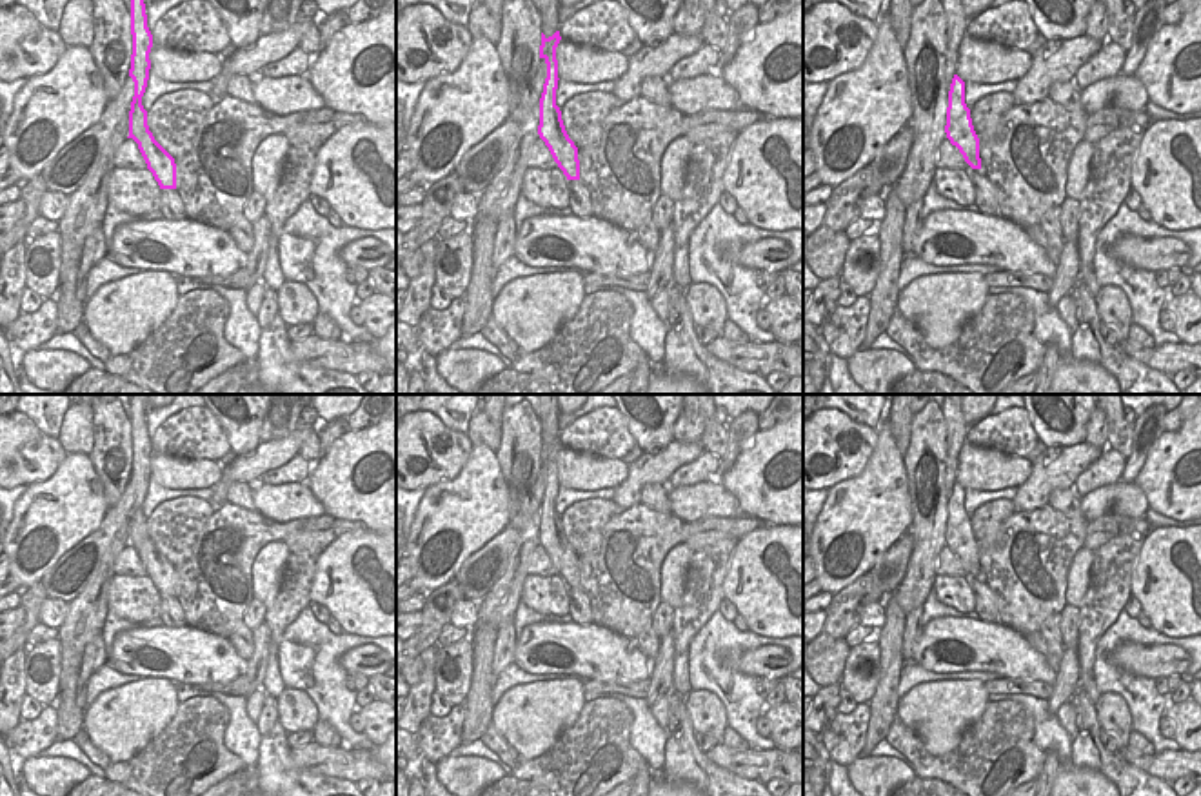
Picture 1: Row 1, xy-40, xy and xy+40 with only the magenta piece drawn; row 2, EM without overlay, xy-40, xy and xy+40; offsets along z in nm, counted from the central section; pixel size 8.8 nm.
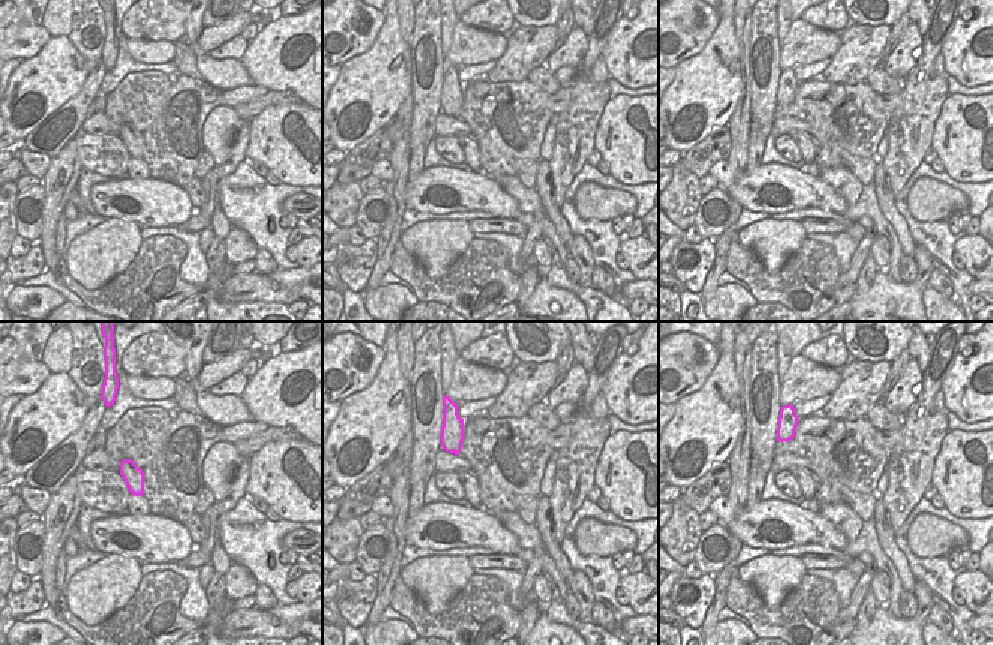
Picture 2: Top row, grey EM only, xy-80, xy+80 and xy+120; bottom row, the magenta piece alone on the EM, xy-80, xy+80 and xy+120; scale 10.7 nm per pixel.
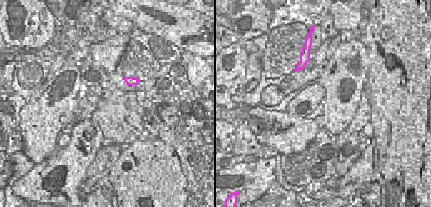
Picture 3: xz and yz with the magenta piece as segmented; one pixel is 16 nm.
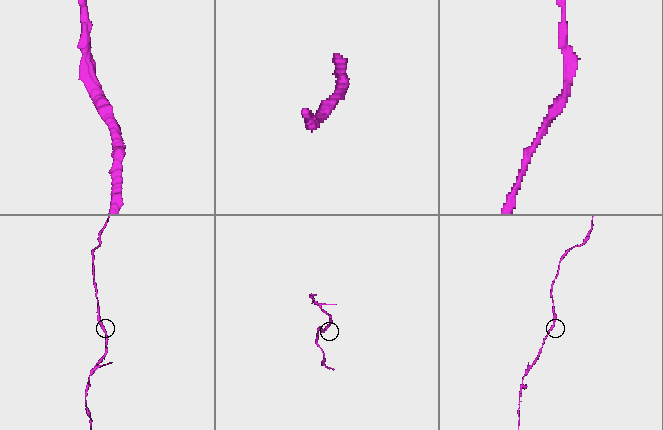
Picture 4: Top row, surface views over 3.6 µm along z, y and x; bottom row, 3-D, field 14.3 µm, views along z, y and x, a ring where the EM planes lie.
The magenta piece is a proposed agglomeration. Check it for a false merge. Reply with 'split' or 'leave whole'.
leave whole

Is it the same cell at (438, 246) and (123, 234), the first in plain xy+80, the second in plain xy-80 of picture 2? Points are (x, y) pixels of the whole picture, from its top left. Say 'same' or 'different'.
same

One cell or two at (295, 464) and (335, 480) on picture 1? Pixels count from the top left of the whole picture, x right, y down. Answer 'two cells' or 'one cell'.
two cells

